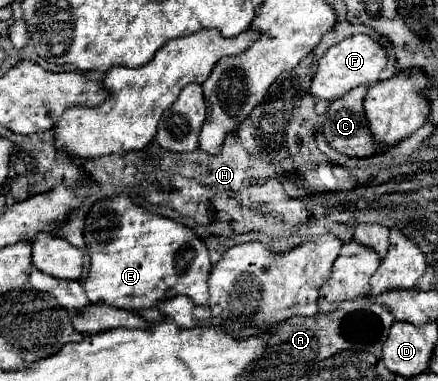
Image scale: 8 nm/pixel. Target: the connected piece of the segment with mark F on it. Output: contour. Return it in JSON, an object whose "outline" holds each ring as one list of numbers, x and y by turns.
{"outline":[[352,35,340,41,338,45,330,47,326,55,320,59,318,71,312,79,310,93,316,95,318,99,334,101,358,85,366,85,366,87,374,85,380,79,380,73,386,67,386,63,388,63,386,47,382,47,378,41,374,41,368,35]]}

